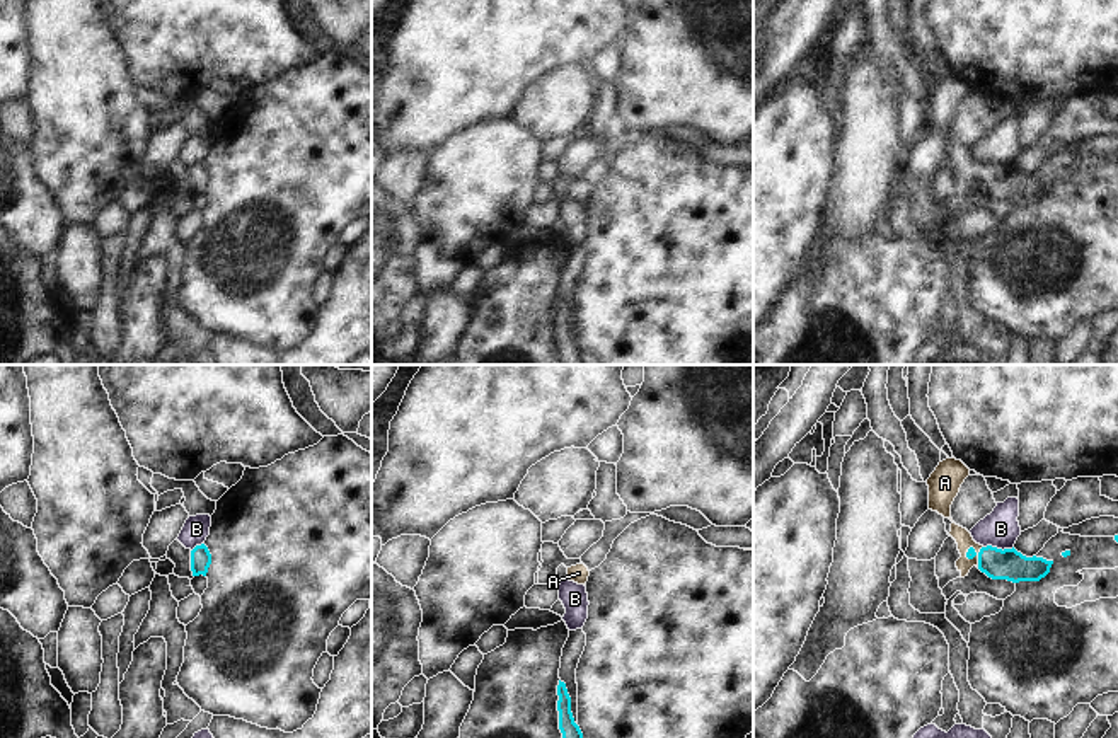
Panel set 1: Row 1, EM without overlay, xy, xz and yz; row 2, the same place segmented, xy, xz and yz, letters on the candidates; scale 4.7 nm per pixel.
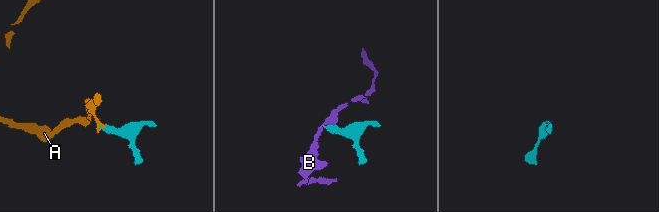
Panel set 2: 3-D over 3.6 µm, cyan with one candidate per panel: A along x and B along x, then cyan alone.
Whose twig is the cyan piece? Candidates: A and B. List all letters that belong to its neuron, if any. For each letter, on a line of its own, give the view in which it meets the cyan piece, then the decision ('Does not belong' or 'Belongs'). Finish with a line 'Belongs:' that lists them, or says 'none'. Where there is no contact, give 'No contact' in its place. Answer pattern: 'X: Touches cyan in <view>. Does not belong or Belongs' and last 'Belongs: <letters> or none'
A: Touches cyan in yz. Belongs
B: Touches cyan in yz. Does not belong
Belongs: A

